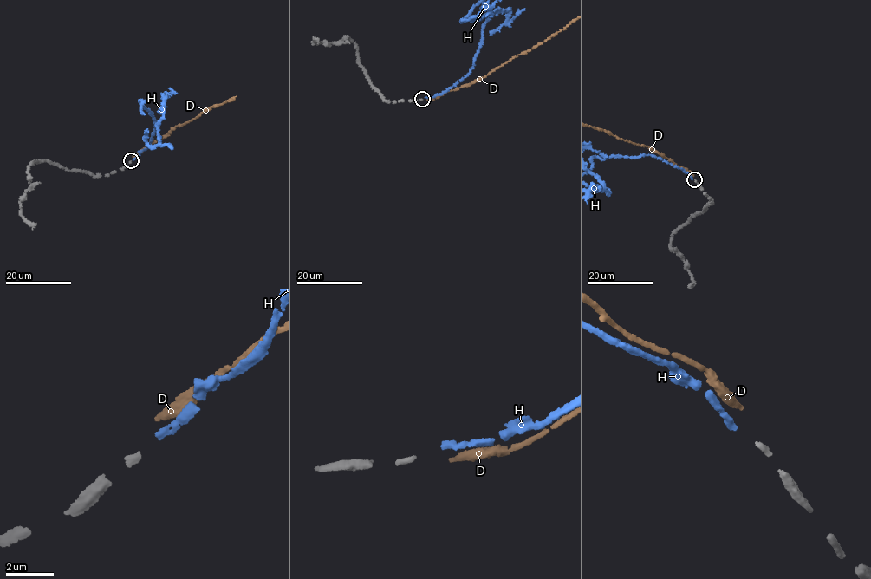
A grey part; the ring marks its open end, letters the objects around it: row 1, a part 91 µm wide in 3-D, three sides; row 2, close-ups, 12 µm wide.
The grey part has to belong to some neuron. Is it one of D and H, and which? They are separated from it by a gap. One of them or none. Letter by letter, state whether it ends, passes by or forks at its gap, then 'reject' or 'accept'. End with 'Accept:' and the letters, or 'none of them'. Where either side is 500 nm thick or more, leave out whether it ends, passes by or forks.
D: it ends there; reject
H: it ends there; accept
Accept: H

